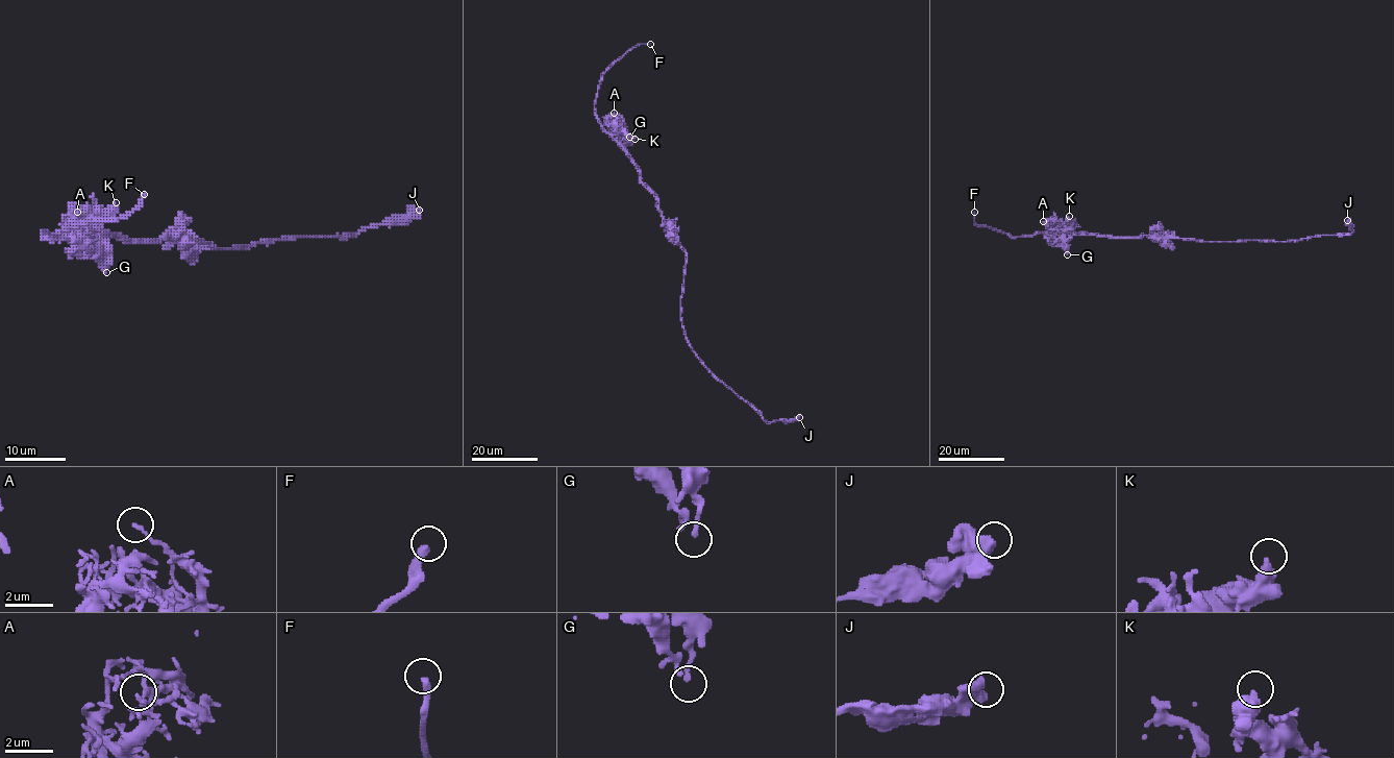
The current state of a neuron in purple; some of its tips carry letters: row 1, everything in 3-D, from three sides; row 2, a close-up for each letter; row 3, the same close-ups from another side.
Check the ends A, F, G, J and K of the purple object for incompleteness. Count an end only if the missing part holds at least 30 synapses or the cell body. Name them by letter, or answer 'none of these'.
F

